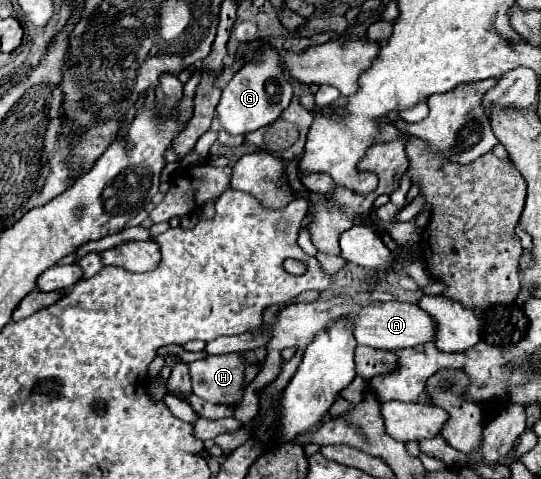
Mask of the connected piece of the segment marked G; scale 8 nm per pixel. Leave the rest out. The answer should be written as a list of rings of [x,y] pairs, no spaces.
[[[264,47],[262,55],[250,63],[246,63],[222,89],[220,103],[216,107],[220,125],[230,135],[246,135],[260,127],[274,123],[286,105],[292,101],[292,87],[288,77],[282,73],[278,65],[276,51]]]

